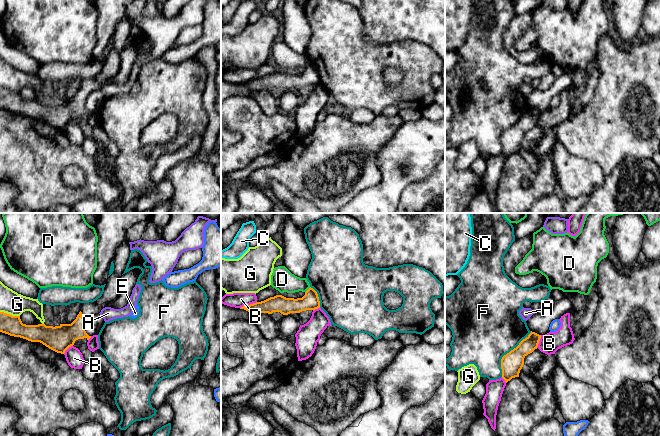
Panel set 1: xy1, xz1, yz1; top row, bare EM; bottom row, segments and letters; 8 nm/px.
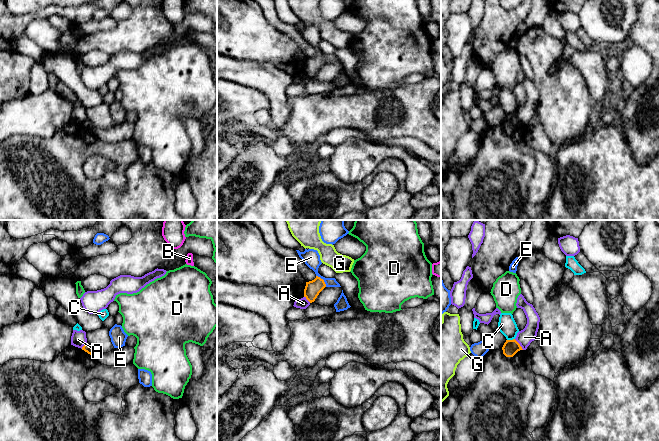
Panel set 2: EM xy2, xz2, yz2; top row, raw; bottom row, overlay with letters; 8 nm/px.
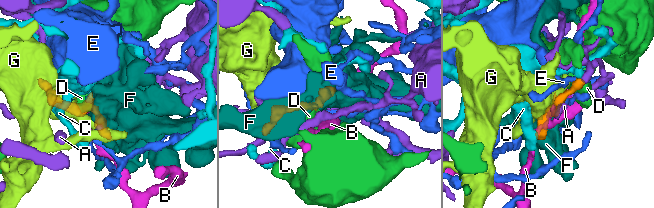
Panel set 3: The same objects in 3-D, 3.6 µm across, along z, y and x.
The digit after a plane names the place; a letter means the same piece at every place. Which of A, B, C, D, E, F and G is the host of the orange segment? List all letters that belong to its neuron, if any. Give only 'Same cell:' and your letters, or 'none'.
Same cell: none

